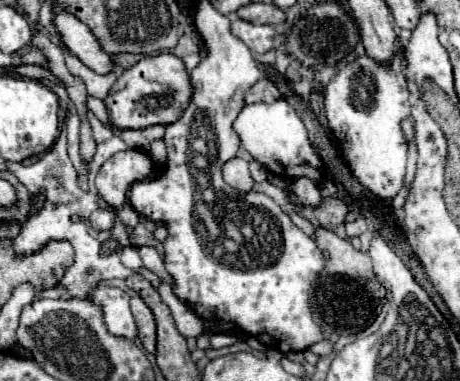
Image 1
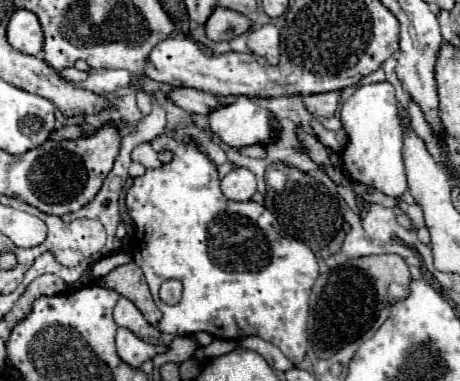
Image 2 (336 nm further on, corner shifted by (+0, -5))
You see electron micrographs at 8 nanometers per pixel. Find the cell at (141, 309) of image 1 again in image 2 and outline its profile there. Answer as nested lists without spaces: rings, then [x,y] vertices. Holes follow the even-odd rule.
[[[120,297],[116,303],[114,321],[116,321],[116,325],[130,329],[136,337],[140,337],[146,343],[160,343],[162,333],[156,327],[148,325],[148,321],[140,313],[140,309],[126,297]]]

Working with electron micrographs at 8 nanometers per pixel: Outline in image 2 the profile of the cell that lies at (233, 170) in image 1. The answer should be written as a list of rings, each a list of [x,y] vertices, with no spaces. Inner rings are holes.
[[[236,167],[222,179],[222,193],[232,201],[250,201],[256,193],[256,177],[244,167]]]

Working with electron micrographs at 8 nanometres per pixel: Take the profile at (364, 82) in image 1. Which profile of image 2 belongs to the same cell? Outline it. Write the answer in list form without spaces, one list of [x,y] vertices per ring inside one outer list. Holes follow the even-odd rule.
[[[388,81],[360,85],[352,97],[344,101],[340,121],[348,135],[348,143],[340,153],[342,169],[356,183],[374,187],[388,197],[400,197],[408,189],[408,183],[402,165],[402,129],[394,87]]]

